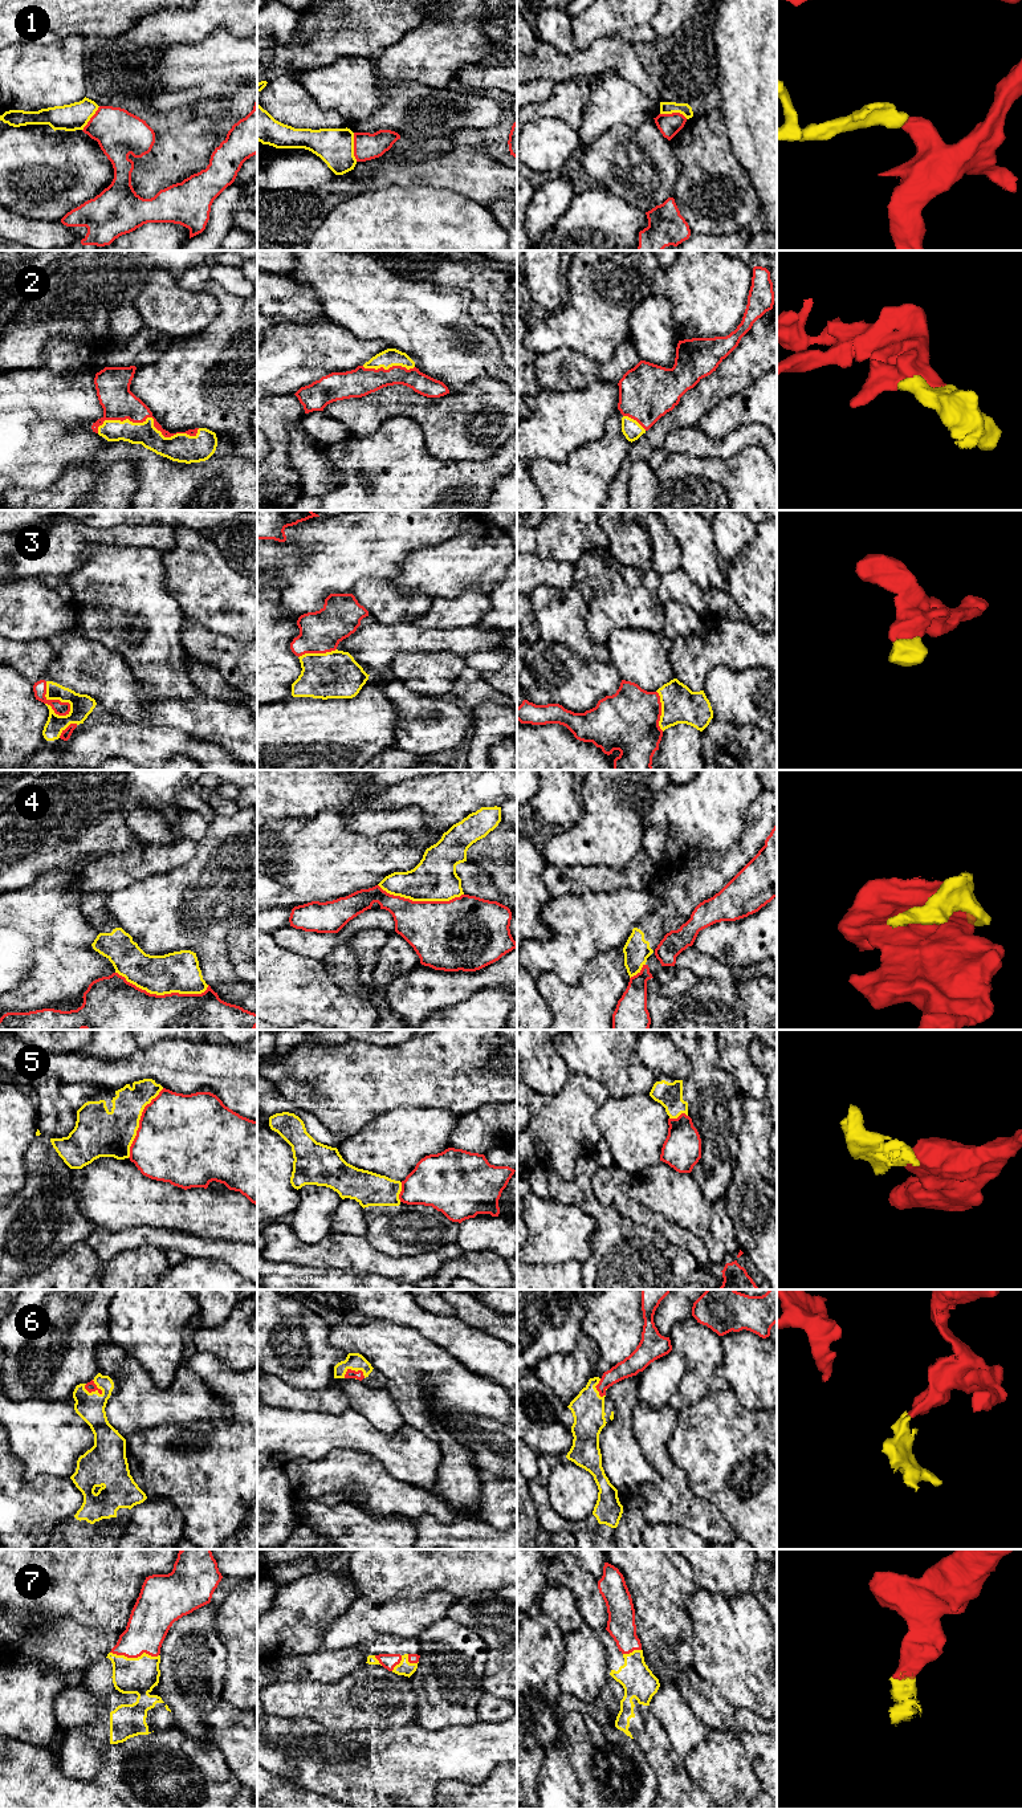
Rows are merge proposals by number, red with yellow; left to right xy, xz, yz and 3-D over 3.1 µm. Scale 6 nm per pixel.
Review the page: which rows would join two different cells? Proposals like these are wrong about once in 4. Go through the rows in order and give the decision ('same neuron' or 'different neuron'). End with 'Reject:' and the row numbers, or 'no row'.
1: different neuron
2: same neuron
3: same neuron
4: different neuron
5: different neuron
6: same neuron
7: same neuron
Reject: 1, 4, 5

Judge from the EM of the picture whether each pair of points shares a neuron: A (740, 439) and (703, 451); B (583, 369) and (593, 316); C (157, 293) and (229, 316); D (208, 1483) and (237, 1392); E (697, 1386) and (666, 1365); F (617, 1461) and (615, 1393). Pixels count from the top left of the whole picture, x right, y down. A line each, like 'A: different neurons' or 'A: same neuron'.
A: same neuron
B: different neurons
C: different neurons
D: same neuron
E: different neurons
F: same neuron

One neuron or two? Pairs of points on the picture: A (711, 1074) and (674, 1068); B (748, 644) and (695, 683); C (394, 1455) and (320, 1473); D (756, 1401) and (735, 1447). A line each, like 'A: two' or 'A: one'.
A: two
B: one
C: two
D: two

